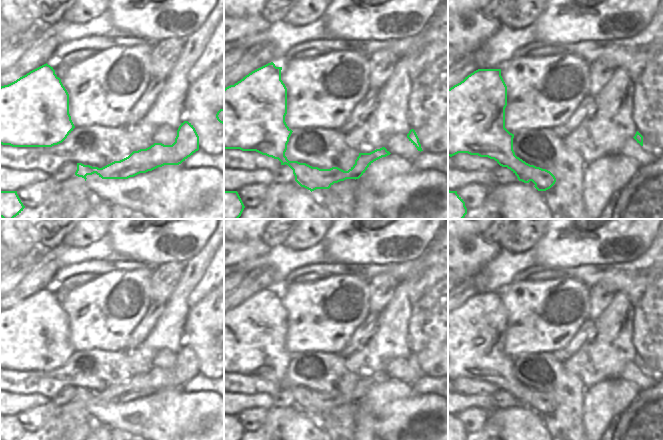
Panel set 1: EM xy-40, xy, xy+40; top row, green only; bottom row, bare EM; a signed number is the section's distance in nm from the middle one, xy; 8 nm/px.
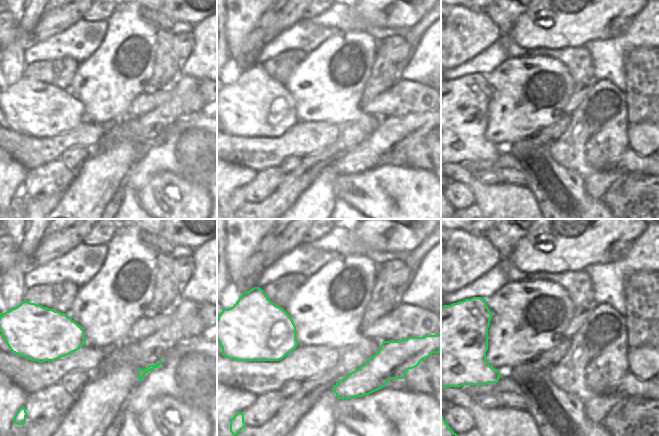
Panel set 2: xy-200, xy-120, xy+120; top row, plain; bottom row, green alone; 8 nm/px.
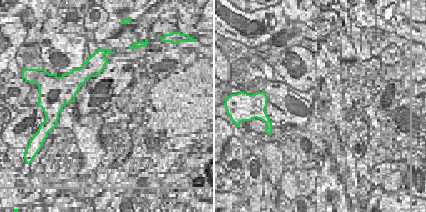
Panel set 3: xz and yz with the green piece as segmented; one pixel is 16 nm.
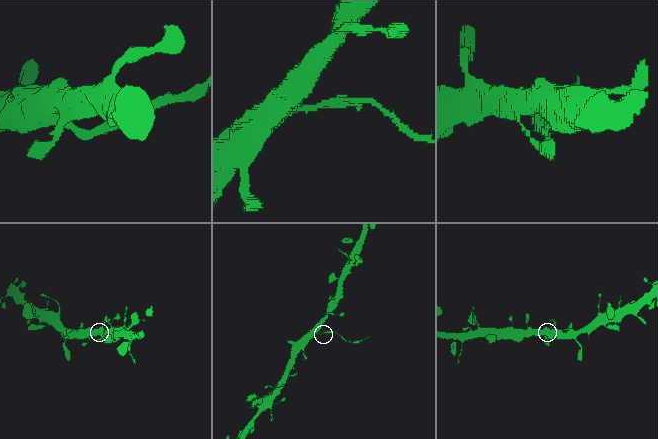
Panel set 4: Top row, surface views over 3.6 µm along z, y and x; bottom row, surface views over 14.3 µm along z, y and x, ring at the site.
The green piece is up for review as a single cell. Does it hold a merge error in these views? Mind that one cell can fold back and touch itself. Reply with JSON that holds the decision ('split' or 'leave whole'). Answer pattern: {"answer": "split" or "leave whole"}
{"answer": "split"}

